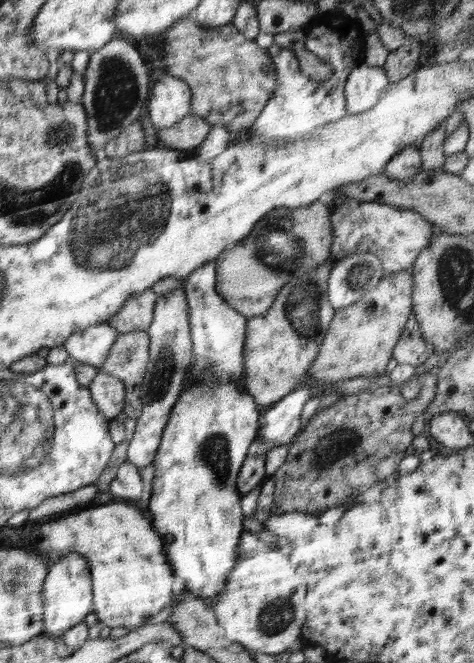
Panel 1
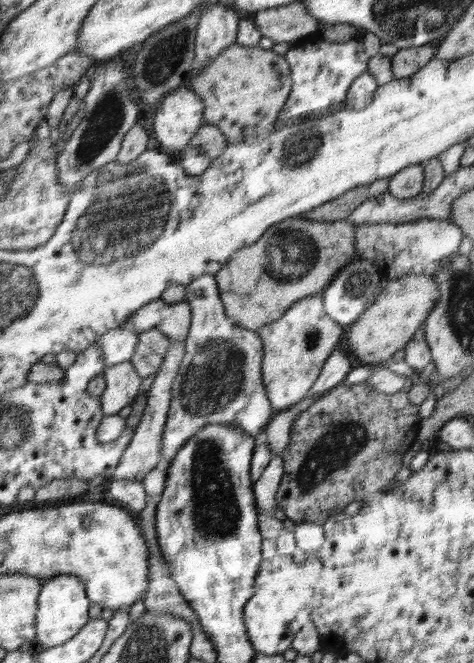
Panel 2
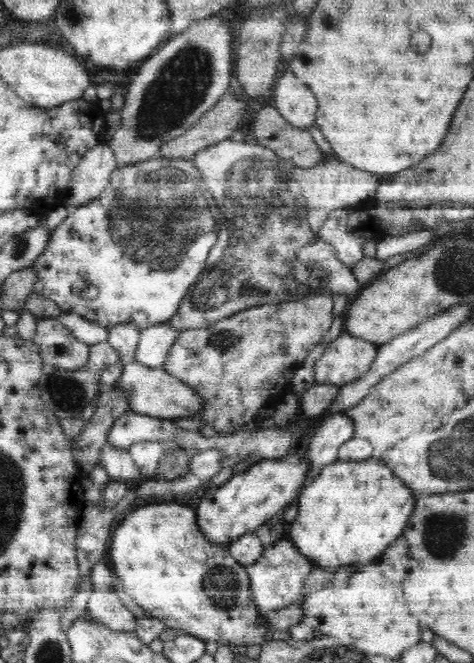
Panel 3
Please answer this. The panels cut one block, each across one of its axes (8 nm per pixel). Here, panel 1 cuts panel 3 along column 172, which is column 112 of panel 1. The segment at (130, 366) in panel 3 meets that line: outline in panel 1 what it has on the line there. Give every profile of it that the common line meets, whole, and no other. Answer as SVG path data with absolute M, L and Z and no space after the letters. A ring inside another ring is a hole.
M98 372L87 387L97 409L109 422L123 411L126 390L121 380L105 372Z

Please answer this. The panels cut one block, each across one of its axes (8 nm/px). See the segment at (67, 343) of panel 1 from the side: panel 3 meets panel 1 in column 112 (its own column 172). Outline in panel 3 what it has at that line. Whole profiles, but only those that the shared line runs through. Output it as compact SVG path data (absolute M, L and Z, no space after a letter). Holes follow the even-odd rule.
M165 323L142 329L134 351L135 361L152 368L161 367L180 332Z

